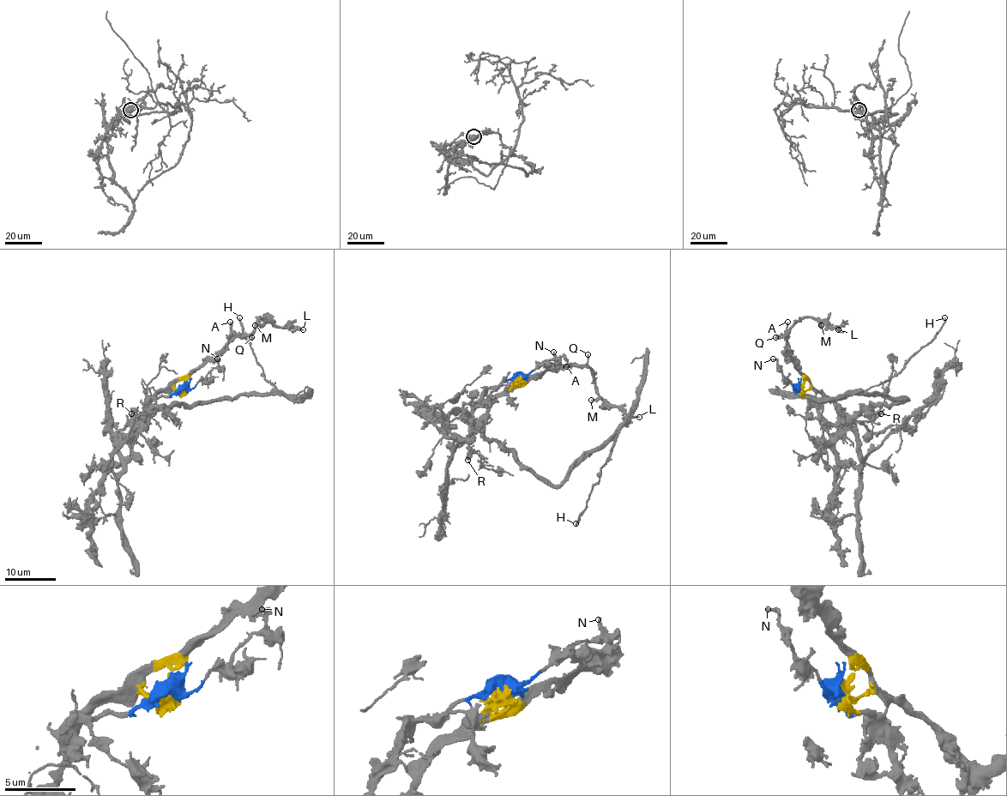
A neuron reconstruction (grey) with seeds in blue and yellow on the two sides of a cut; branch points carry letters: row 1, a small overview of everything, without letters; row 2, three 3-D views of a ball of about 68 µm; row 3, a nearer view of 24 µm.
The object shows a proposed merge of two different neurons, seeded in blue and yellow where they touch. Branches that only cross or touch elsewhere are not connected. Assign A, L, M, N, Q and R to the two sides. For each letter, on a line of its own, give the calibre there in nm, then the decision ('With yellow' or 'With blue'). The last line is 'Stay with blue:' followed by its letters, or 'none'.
A: Thickness 220 nm. With yellow
L: Thickness 200 nm. With yellow
M: Thickness 240 nm. With yellow
N: Thickness 240 nm. With blue
Q: Thickness 220 nm. With yellow
R: Thickness 500 nm. With blue
Stay with blue: N, R

